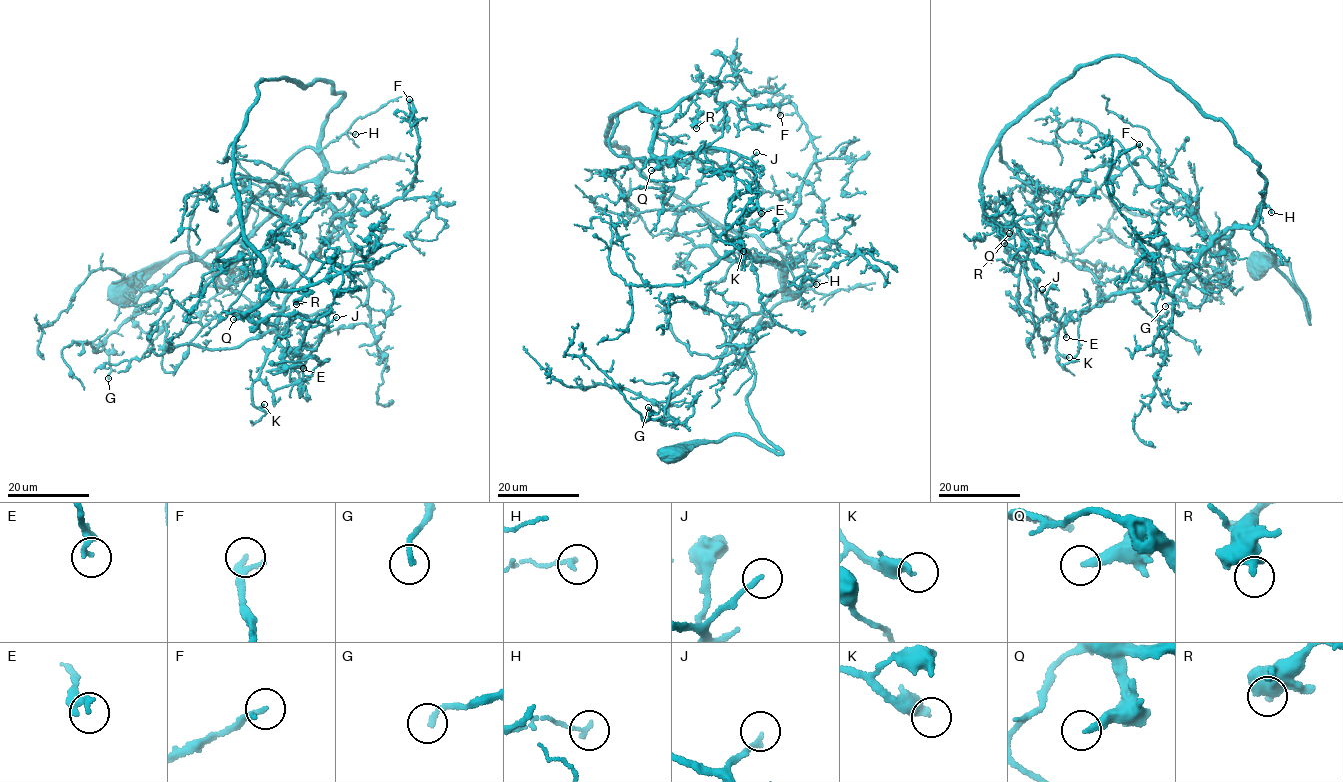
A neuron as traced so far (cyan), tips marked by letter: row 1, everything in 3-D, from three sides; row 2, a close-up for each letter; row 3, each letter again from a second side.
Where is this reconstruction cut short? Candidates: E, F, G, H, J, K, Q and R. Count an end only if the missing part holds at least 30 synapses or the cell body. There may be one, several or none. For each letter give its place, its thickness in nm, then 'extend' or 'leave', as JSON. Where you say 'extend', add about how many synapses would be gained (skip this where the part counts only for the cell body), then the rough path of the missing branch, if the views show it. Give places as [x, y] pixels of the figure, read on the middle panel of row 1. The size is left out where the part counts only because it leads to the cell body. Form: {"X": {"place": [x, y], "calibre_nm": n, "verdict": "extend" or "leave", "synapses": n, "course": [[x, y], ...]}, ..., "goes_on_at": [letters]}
{"E": {"place": [761, 213], "calibre_nm": 200, "verdict": "leave"}, "F": {"place": [780, 115], "calibre_nm": 180, "verdict": "extend", "synapses": 50, "course": [[780, 115], [777, 136], [759, 137], [735, 151]]}, "G": {"place": [648, 407], "calibre_nm": 190, "verdict": "leave"}, "H": {"place": [816, 284], "calibre_nm": 180, "verdict": "leave"}, "J": {"place": [756, 152], "calibre_nm": 200, "verdict": "leave"}, "K": {"place": [743, 251], "calibre_nm": 360, "verdict": "extend", "synapses": 30, "course": [[743, 251], [764, 246], [799, 258], [813, 256], [820, 250]]}, "Q": {"place": [651, 170], "calibre_nm": 280, "verdict": "extend", "synapses": 140, "course": [[651, 170], [642, 177], [638, 190], [639, 188], [643, 191], [662, 182], [660, 177], [649, 168]]}, "R": {"place": [696, 128], "calibre_nm": 440, "verdict": "leave"}, "goes_on_at": ["F", "K", "Q"]}

